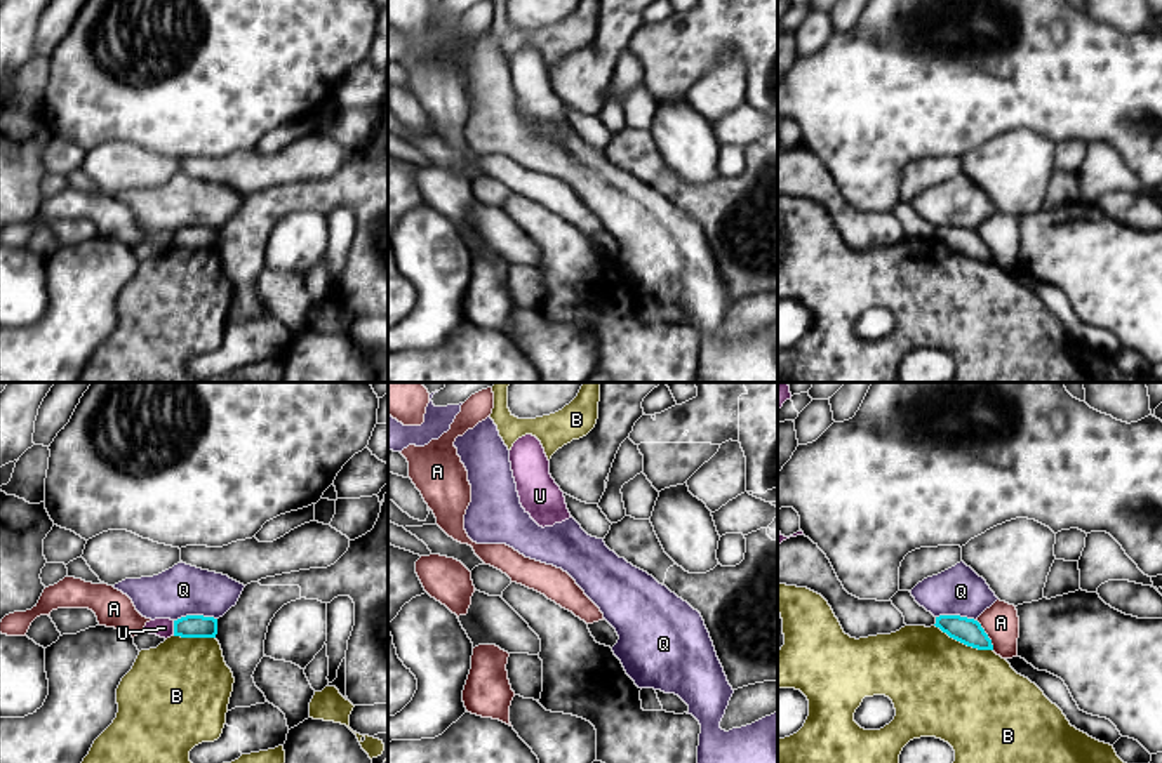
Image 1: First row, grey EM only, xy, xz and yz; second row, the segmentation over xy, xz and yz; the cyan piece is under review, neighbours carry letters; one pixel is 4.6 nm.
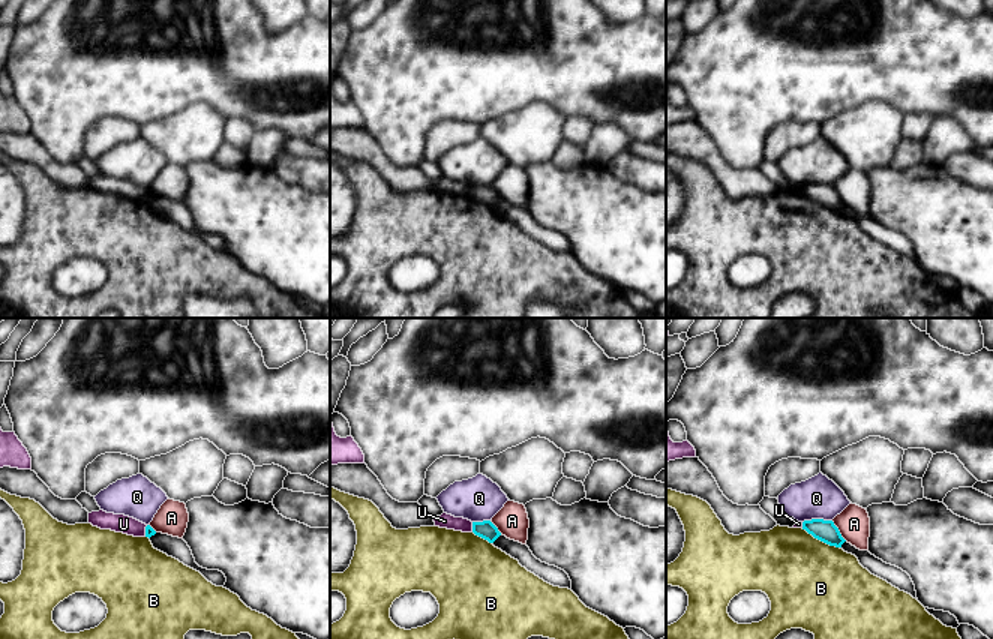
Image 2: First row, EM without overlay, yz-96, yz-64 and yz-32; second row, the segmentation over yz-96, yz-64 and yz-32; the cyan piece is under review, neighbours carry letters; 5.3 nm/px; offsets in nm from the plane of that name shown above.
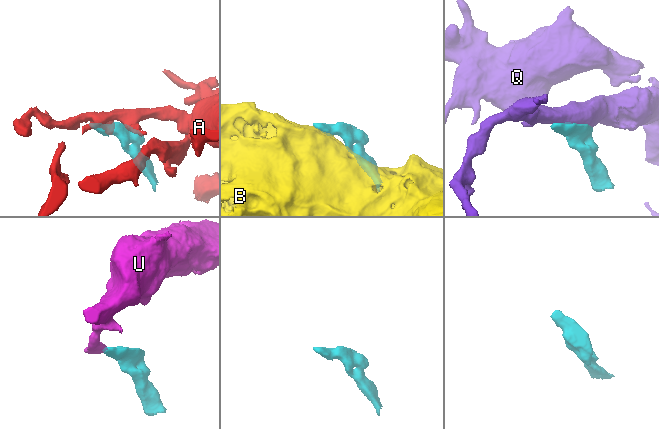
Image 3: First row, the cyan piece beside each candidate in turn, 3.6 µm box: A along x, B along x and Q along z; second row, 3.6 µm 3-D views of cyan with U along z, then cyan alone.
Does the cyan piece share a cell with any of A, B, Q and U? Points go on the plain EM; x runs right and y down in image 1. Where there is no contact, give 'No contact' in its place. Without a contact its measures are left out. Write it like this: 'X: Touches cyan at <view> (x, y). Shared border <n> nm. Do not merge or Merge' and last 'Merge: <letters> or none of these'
A: Touches cyan at yz (987, 245). Shared border 170 nm. Do not merge
B: Touches cyan at yz (964, 254). Shared border 300 nm. Do not merge
Q: Touches cyan at xy (195, 226). Shared border 200 nm. Do not merge
U: Touches cyan at xy (174, 238). Shared border 70 nm. Do not merge
Merge: none of these

